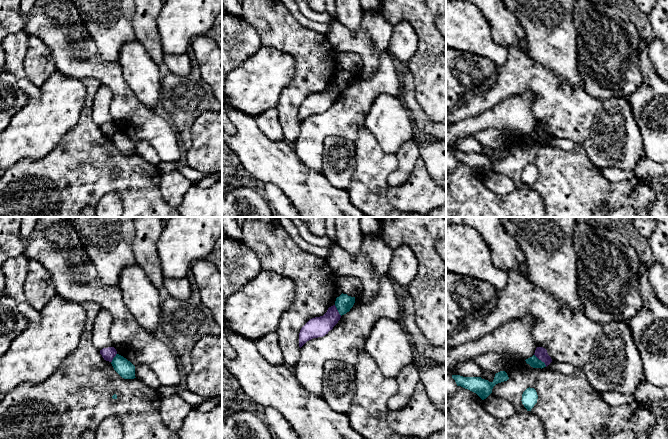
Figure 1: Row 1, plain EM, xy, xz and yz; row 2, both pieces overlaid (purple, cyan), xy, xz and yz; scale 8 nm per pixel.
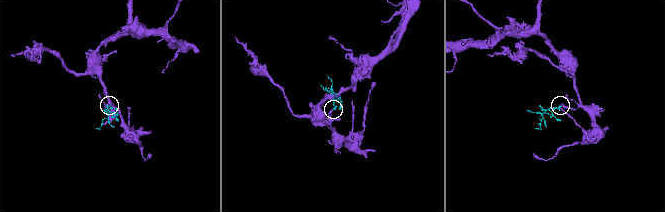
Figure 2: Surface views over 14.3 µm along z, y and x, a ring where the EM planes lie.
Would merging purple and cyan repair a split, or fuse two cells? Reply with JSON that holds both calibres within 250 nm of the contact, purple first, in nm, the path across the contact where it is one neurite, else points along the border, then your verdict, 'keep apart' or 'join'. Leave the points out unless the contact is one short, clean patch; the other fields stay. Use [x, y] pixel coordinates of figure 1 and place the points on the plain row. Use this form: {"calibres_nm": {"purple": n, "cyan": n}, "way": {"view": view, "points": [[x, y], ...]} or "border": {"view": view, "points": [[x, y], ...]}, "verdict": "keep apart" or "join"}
{"calibres_nm": {"purple": 100, "cyan": 90}, "border": {"view": "yz", "points": [[534, 130], [546, 142]]}, "verdict": "keep apart"}

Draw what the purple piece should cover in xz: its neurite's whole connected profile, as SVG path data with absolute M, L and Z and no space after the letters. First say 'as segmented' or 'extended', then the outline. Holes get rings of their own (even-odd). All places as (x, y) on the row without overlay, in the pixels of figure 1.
as segmented; M335 81L328 84L327 88L320 93L310 95L300 106L299 109L299 123L301 124L307 117L323 113L340 96L341 91L339 90Z

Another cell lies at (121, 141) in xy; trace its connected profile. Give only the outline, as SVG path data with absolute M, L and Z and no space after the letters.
M116 130L111 138L114 146L124 155L134 155L135 142L123 132Z

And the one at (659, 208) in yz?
M652 177L646 181L655 193L655 201L646 210L648 217L668 217L668 177Z

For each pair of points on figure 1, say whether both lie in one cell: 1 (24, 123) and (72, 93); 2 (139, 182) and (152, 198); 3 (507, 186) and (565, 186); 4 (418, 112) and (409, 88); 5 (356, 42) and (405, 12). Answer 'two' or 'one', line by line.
1: one
2: one
3: two
4: one
5: two

